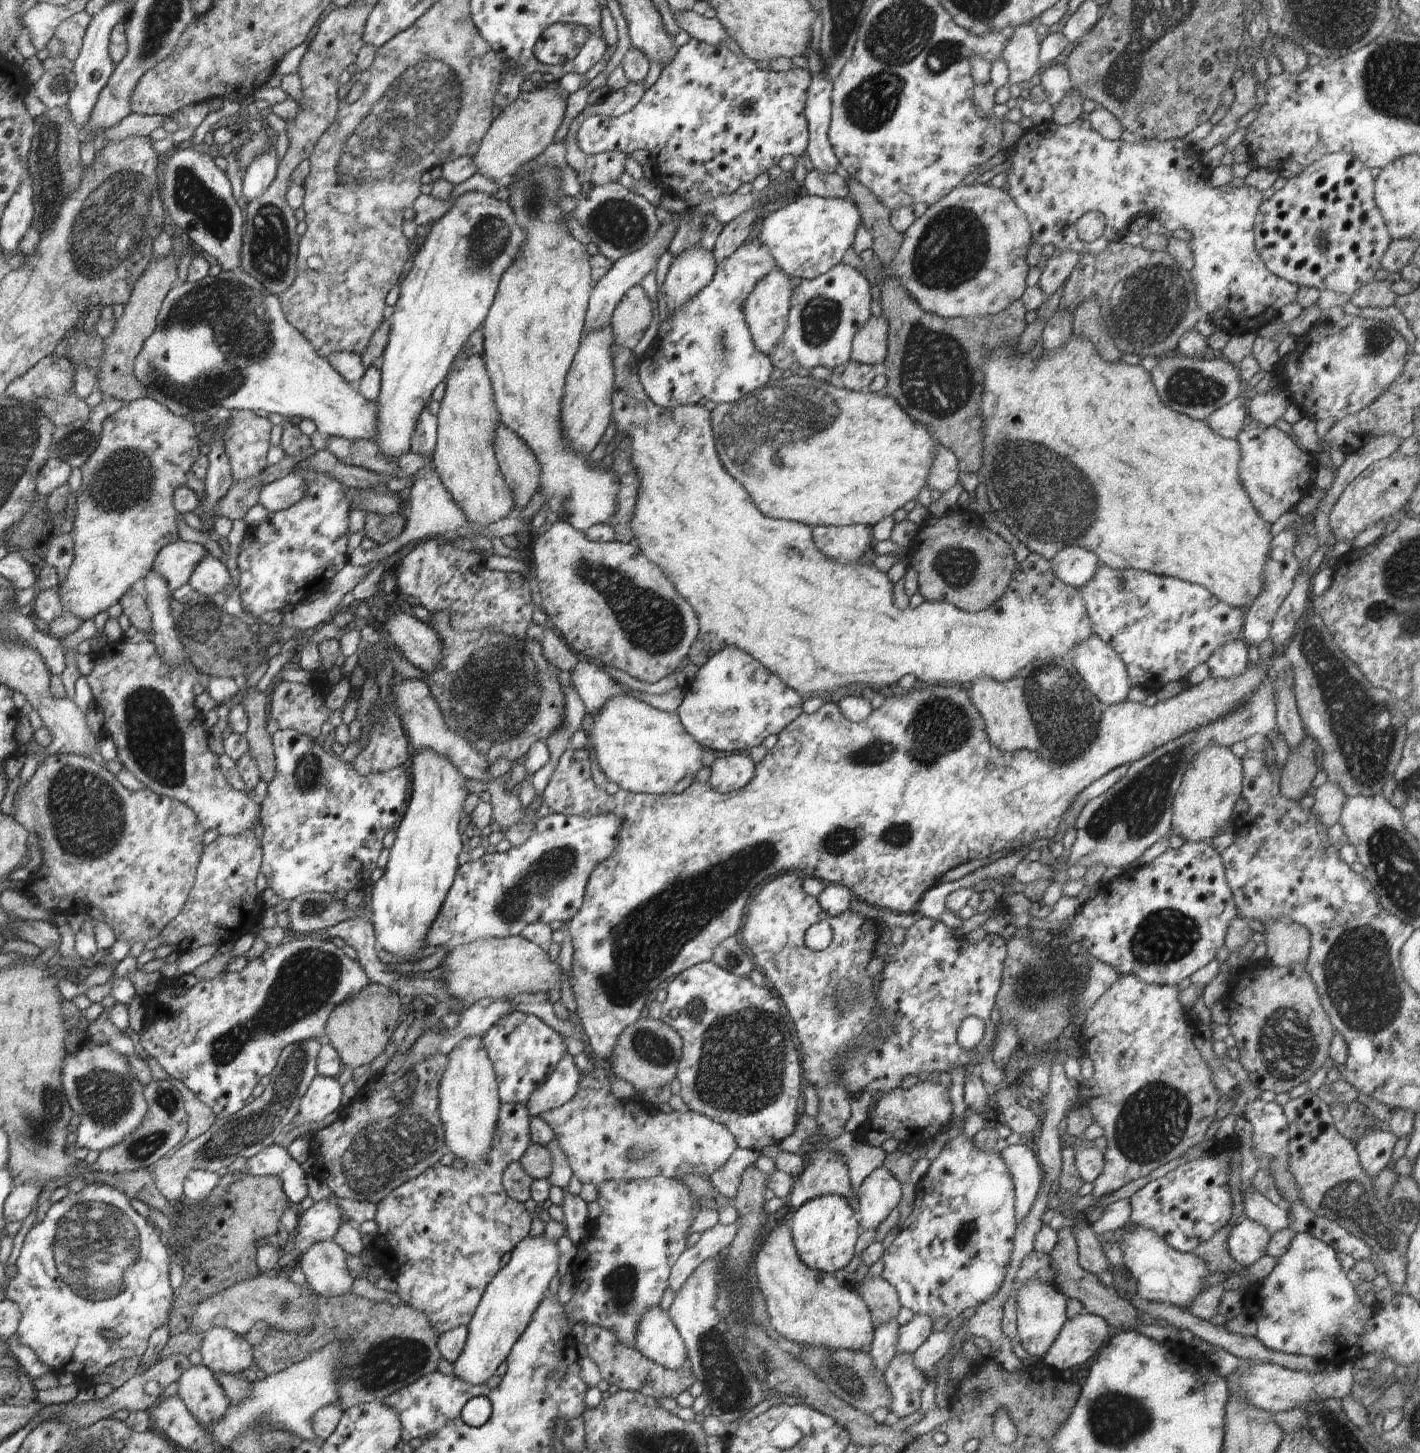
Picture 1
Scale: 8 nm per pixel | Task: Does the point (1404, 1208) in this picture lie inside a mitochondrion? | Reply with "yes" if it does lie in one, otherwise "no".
yes

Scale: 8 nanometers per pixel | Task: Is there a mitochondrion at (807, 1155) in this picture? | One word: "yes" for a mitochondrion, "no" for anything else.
no

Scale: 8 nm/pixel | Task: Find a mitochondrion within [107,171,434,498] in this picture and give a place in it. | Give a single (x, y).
(234, 311)

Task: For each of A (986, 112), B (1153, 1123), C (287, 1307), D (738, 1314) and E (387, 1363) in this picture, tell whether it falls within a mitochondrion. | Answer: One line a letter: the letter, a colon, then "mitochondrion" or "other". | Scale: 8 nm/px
A: other
B: mitochondrion
C: mitochondrion
D: mitochondrion
E: mitochondrion

